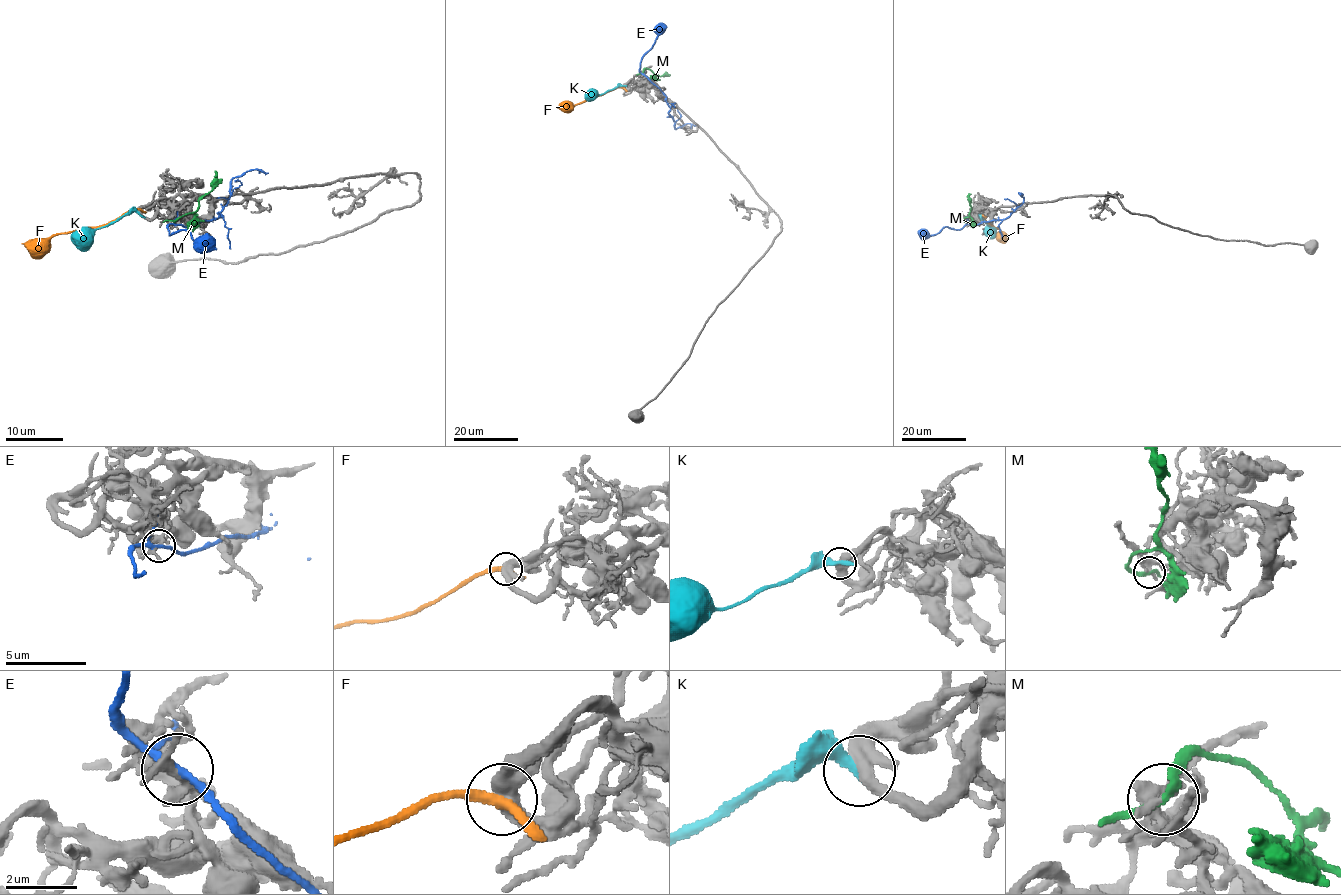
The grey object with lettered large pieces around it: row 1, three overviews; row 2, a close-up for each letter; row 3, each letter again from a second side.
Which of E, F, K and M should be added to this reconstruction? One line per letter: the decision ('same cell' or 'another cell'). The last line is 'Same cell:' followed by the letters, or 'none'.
E: another cell
F: another cell
K: another cell
M: same cell
Same cell: M

